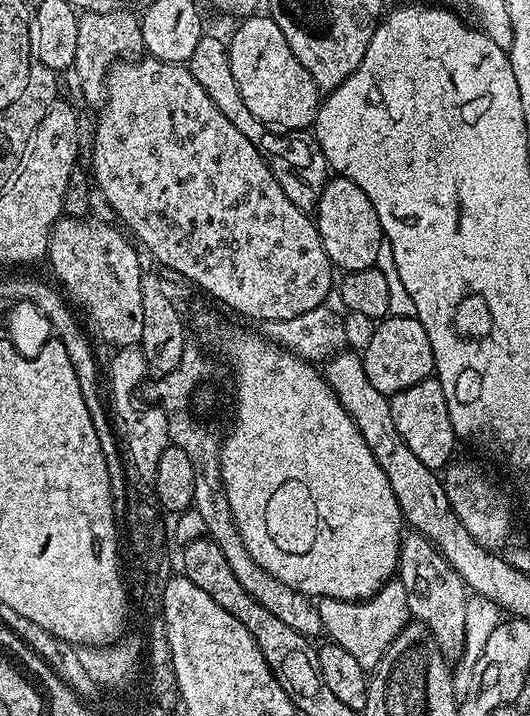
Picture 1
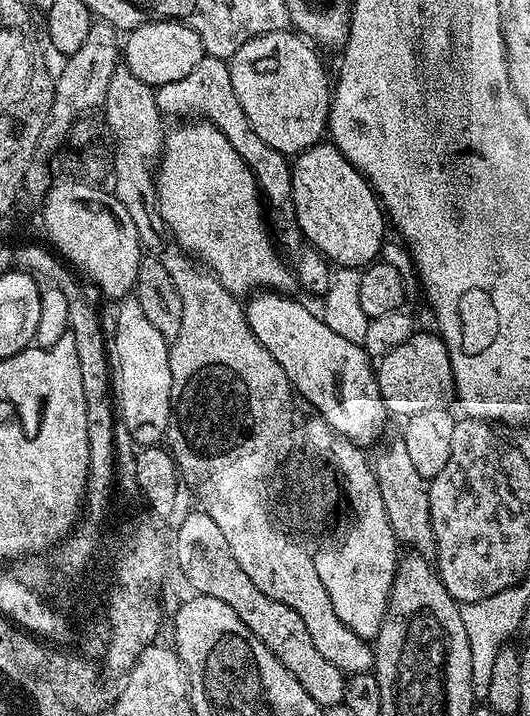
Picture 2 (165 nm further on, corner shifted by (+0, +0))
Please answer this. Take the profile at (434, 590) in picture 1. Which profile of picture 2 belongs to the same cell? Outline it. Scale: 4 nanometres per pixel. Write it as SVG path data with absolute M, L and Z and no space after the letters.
M403 438L383 444L375 449L376 457L373 455L370 463L378 478L378 491L382 494L382 502L386 505L386 518L390 518L390 530L394 530L397 541L403 547L405 544L408 550L415 550L420 554L431 553L434 545L430 526L429 481L424 480L422 474L418 474L416 467L410 463L410 454L406 451Z

